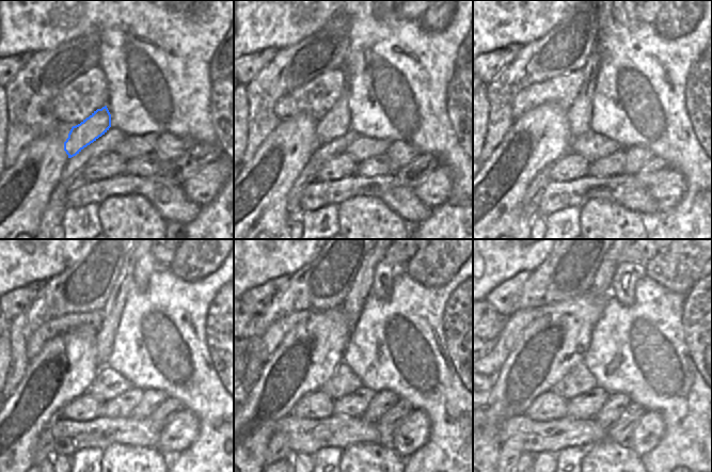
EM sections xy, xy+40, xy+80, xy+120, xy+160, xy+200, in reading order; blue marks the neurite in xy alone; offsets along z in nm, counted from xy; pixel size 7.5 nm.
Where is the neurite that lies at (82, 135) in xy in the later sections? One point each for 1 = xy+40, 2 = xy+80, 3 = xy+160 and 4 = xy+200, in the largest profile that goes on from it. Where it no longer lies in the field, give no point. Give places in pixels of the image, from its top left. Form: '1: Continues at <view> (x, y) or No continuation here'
1: Continues at xy+40 (336, 123)
2: Continues at xy+80 (579, 115)
3: Continues at xy+160 (362, 287)
4: Continues at xy+200 (601, 285).

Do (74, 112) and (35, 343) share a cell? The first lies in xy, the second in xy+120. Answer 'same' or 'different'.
same

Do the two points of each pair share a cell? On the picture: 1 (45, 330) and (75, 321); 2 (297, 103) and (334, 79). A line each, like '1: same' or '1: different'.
1: same
2: same

